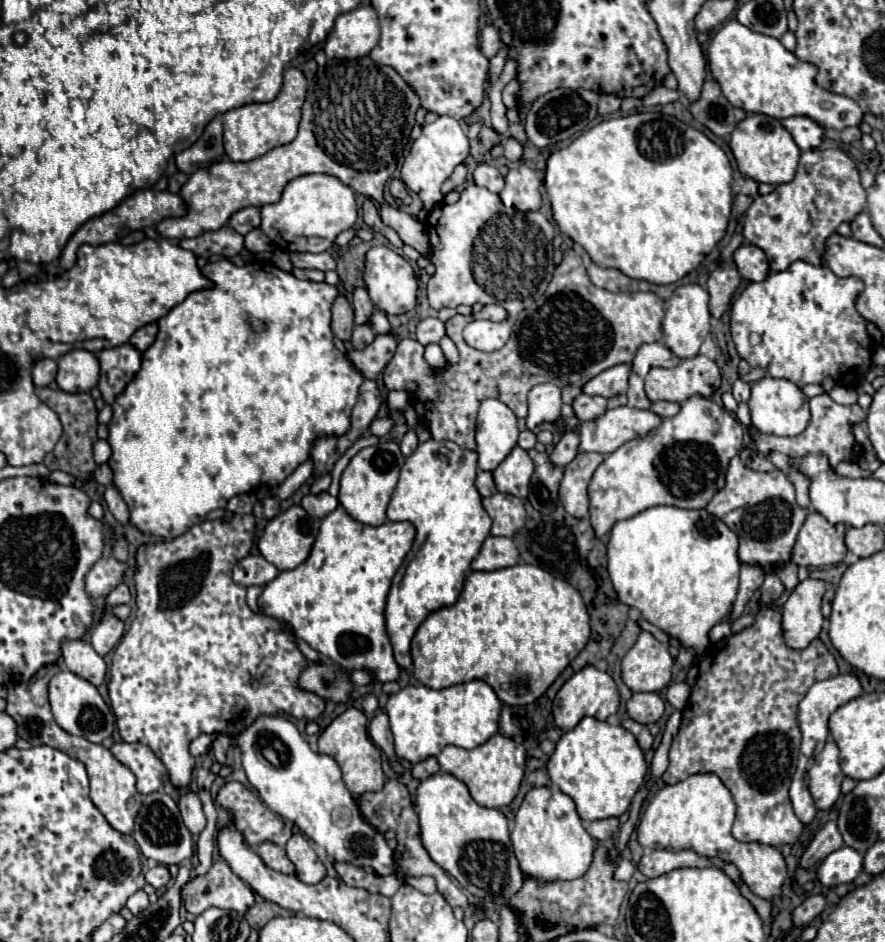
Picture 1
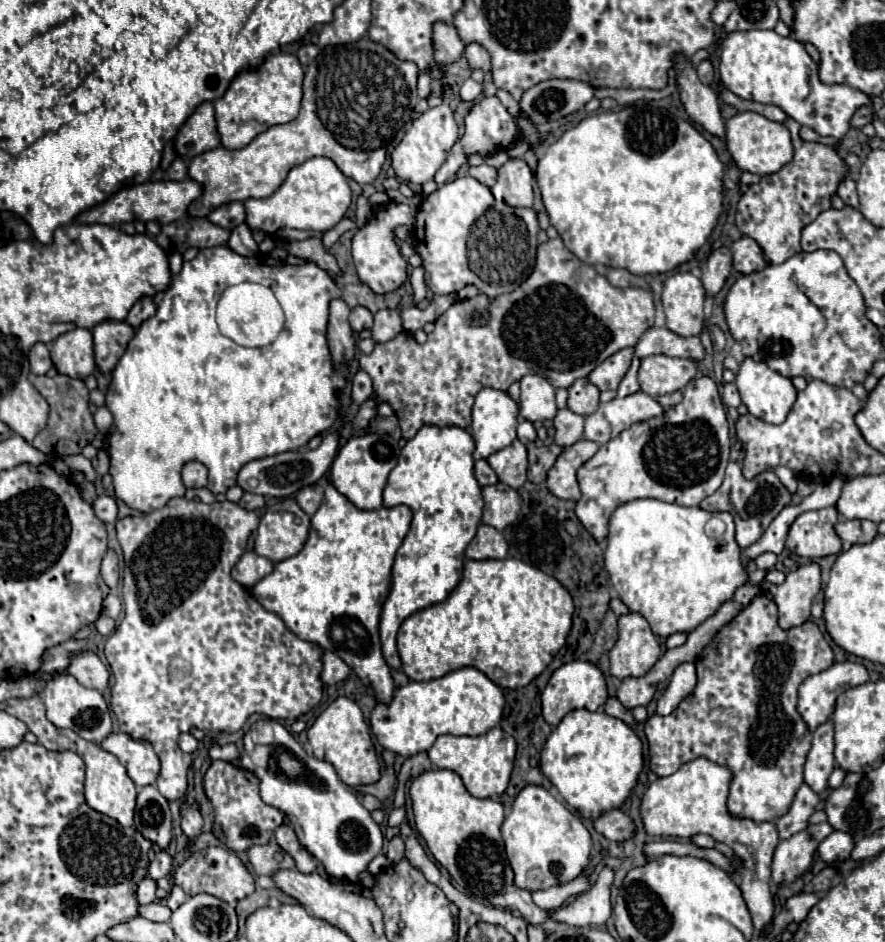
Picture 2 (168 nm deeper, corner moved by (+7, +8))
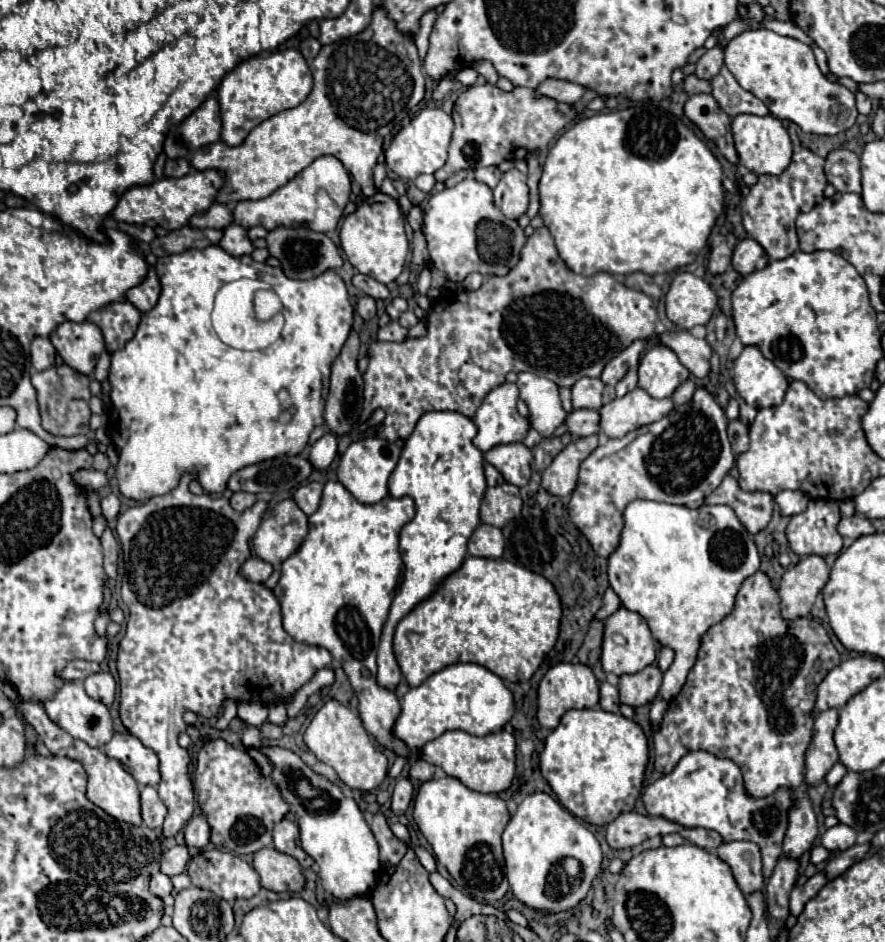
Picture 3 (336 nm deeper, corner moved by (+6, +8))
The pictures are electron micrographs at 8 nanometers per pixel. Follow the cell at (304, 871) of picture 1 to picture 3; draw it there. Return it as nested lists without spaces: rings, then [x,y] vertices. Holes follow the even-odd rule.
[[[283,818],[281,822],[275,824],[275,828],[273,828],[273,844],[275,844],[275,848],[279,852],[297,858],[303,868],[313,866],[313,858],[309,854],[305,854],[305,850],[301,848],[299,828],[297,828],[297,824],[293,820]]]

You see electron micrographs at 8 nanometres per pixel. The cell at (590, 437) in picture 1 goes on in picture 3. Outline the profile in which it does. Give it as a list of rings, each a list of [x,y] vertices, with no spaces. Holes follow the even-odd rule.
[[[635,388],[633,392],[625,394],[623,398],[615,398],[599,410],[601,432],[605,432],[609,438],[621,438],[631,430],[661,420],[673,410],[673,406],[675,404],[671,398],[655,400],[645,390]]]

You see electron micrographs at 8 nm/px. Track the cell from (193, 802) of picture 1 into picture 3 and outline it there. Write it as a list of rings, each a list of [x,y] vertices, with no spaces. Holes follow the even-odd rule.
[[[193,816],[189,820],[189,824],[183,828],[183,836],[185,836],[187,846],[205,848],[209,844],[211,828],[209,828],[209,824],[207,824],[207,820],[203,816]]]

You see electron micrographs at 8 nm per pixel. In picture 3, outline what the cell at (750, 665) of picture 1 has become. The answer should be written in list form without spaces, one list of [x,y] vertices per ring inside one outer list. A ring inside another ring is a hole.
[[[757,572],[753,574],[751,578],[747,578],[741,586],[741,590],[737,592],[737,602],[735,602],[735,608],[733,612],[721,620],[719,624],[715,624],[713,628],[707,630],[707,634],[703,636],[703,642],[701,642],[701,650],[699,650],[699,656],[697,656],[697,662],[695,666],[691,668],[689,676],[687,676],[687,682],[683,684],[681,692],[669,702],[669,708],[663,716],[663,722],[661,722],[661,730],[655,732],[653,736],[653,742],[655,742],[655,770],[661,772],[661,774],[669,774],[677,762],[689,752],[689,750],[707,750],[719,758],[729,758],[733,760],[741,772],[743,772],[743,780],[745,780],[745,788],[751,796],[755,798],[761,798],[761,796],[769,796],[773,794],[779,786],[789,786],[791,790],[799,788],[803,784],[803,778],[805,778],[805,750],[809,746],[809,740],[811,740],[811,732],[813,732],[813,710],[815,710],[815,700],[817,700],[817,686],[821,684],[821,680],[827,676],[827,672],[831,672],[837,664],[841,662],[839,658],[839,652],[835,650],[827,630],[813,618],[799,618],[799,620],[783,620],[781,616],[781,600],[779,600],[779,594],[777,590],[771,586],[771,580],[767,574],[763,572]]]

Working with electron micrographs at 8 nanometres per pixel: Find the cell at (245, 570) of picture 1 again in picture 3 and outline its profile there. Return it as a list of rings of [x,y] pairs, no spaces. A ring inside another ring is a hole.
[[[257,556],[249,558],[241,568],[241,576],[251,582],[265,582],[271,576],[271,572],[273,572],[273,566]]]

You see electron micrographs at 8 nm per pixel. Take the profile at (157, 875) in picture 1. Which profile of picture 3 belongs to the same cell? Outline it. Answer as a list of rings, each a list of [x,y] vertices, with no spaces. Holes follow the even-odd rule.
[[[177,844],[173,848],[169,848],[165,854],[163,854],[163,862],[161,862],[161,872],[167,874],[167,876],[175,876],[175,874],[181,874],[185,868],[187,868],[187,862],[191,860],[189,852],[187,852],[187,846],[185,844]]]

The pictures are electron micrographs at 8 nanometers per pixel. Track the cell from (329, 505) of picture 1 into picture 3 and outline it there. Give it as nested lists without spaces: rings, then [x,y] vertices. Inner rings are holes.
[[[309,482],[309,484],[301,486],[301,488],[297,488],[293,500],[297,502],[297,506],[299,506],[307,516],[311,516],[311,514],[319,508],[321,492],[323,492],[323,484],[321,484],[321,482]]]

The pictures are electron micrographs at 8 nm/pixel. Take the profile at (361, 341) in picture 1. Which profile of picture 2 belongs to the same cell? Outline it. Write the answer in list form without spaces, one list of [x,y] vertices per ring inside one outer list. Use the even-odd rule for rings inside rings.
[[[356,306],[352,312],[350,312],[350,328],[354,332],[362,332],[362,330],[370,330],[372,328],[372,314],[370,310],[362,308],[362,306]]]

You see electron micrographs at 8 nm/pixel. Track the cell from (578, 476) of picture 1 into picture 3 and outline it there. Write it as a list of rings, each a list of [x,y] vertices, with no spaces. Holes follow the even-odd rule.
[[[585,436],[565,446],[541,474],[541,486],[553,496],[569,496],[577,484],[581,460],[597,448],[597,436]]]

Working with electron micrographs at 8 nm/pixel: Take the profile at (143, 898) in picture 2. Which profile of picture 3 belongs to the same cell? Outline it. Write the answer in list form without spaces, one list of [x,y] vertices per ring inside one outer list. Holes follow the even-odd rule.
[[[155,874],[153,876],[153,880],[151,880],[151,892],[155,894],[155,896],[159,896],[159,898],[163,898],[163,896],[167,896],[167,894],[171,894],[173,892],[173,884],[171,884],[171,878],[169,876],[165,876],[165,874]]]

